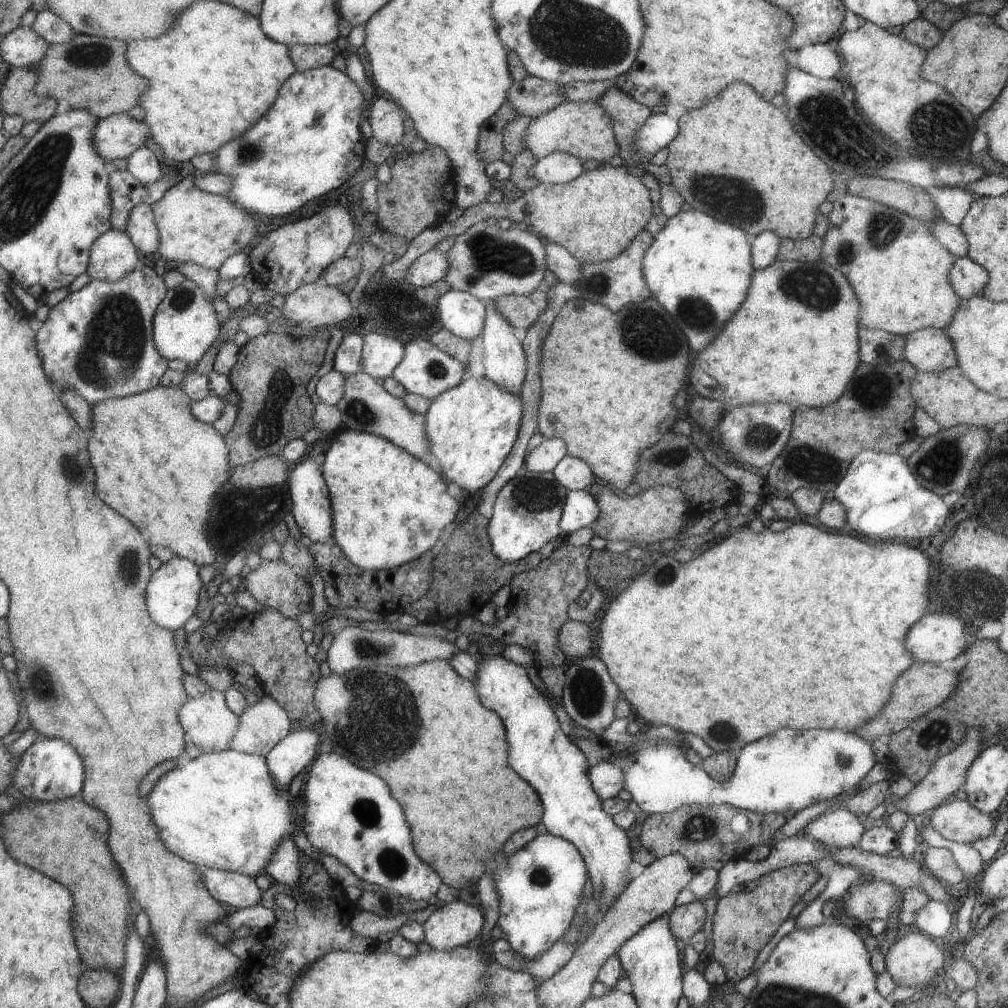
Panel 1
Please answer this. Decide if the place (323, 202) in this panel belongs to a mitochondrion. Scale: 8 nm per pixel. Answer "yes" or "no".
no

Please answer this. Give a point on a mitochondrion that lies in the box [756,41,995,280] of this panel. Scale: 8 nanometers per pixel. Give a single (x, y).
(822, 118)

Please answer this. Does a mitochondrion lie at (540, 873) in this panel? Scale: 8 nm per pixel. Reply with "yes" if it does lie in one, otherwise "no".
yes

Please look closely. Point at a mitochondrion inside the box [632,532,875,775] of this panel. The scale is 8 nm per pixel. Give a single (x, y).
(724, 731)

